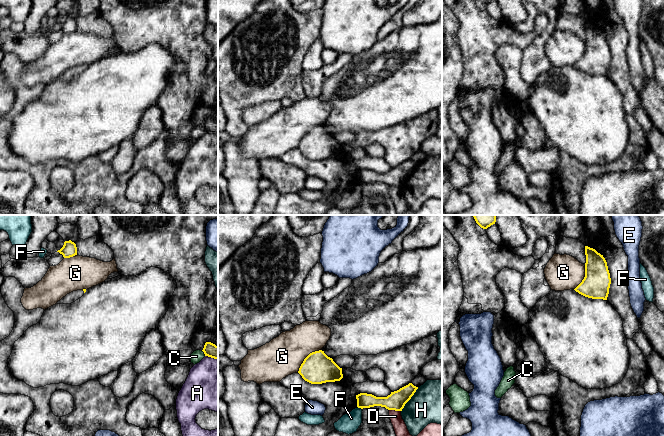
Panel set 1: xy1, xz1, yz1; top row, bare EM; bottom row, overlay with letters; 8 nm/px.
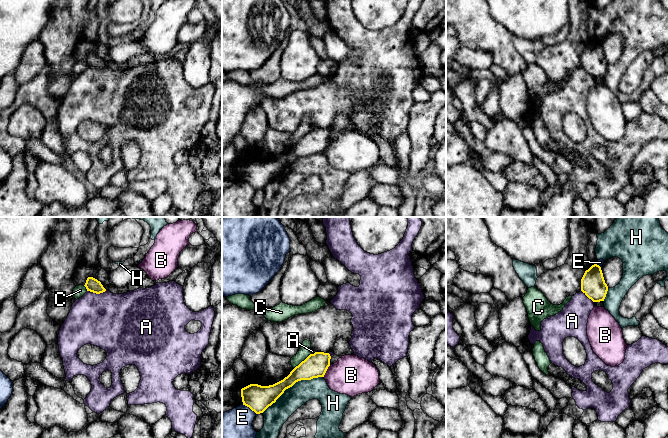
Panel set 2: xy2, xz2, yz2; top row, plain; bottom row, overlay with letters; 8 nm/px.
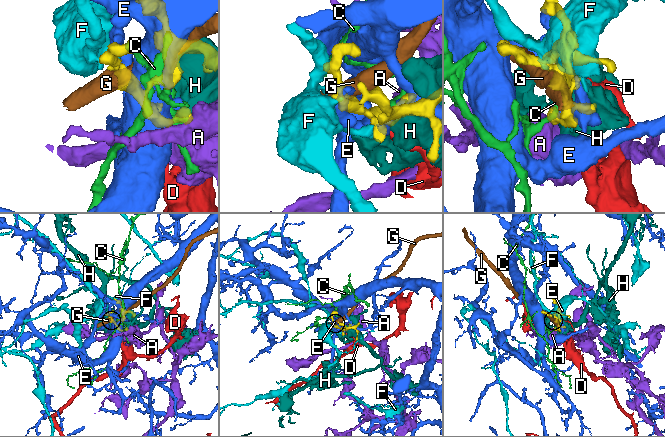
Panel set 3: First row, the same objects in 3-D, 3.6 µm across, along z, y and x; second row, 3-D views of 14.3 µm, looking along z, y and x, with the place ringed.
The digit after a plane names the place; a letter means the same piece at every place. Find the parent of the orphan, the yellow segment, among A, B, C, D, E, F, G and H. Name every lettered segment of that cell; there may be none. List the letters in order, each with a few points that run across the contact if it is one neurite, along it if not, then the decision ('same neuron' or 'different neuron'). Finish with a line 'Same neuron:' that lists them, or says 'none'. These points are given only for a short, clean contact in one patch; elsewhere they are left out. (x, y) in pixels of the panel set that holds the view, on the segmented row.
A: line xy2 (106, 290), (100, 293), (87, 291); different neuron
B: line xz2 (330, 365), (323, 376); different neuron
C: different neuron
D: line xz1 (389, 409), (400, 411); different neuron
E: different neuron
F: line xz1 (357, 406), (361, 409); different neuron
G: different neuron
H: different neuron
Same neuron: none

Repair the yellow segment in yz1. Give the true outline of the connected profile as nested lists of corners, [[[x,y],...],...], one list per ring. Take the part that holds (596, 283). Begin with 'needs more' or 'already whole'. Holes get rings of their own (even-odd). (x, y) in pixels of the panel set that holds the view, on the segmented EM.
already whole | [[[585,246],[585,255],[585,277],[574,290],[588,298],[607,300],[611,284],[607,262],[603,255],[588,246]]]

